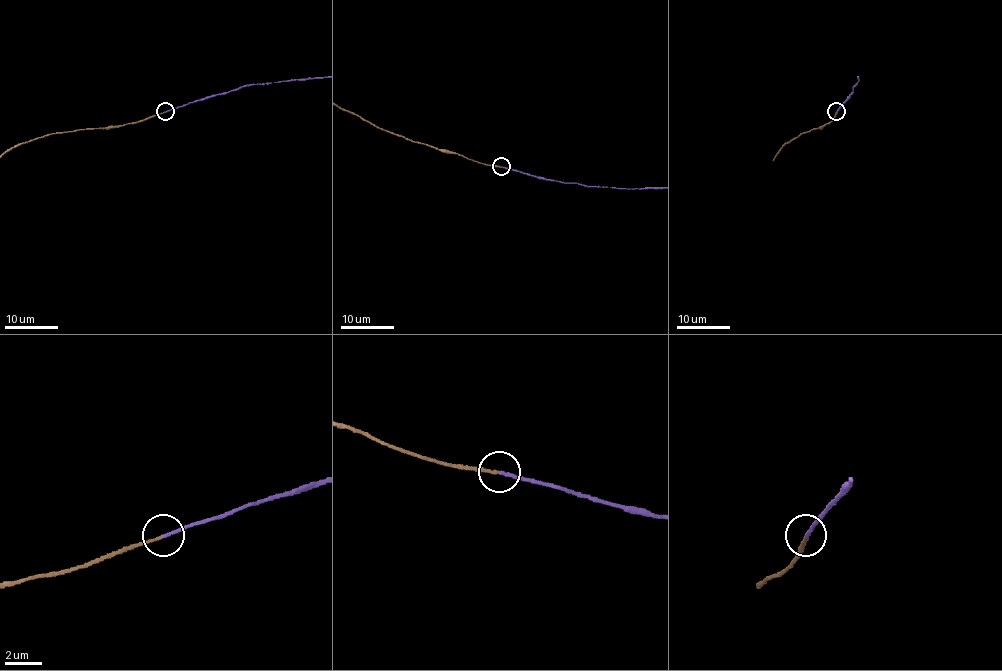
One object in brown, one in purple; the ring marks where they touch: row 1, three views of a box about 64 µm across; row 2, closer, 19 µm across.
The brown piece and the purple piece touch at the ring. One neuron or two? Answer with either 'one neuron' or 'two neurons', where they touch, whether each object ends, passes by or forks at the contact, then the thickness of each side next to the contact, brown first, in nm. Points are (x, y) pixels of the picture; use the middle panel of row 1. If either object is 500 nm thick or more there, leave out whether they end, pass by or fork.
one neuron | (501, 166) | brown ends | purple ends | 150/170 nm

